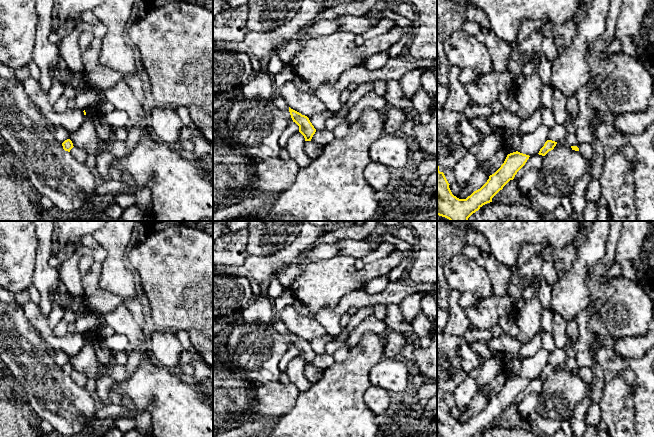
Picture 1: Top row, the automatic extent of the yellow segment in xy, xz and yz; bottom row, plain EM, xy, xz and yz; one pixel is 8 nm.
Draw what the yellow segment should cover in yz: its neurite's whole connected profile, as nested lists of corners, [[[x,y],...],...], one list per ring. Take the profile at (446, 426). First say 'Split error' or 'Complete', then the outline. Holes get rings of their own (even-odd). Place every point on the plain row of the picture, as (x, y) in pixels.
Complete. [[[518,375],[508,378],[501,391],[466,423],[459,423],[452,418],[450,408],[437,388],[437,437],[475,437],[483,429],[492,426],[492,422],[514,403],[529,381]]]

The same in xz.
Complete. [[[289,331],[289,336],[293,346],[299,350],[299,356],[304,360],[305,365],[311,365],[316,353],[310,346],[309,342],[301,337],[291,333]]]

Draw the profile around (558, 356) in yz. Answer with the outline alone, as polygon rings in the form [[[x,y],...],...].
[[[576,320],[567,321],[566,332],[569,342],[564,348],[556,348],[553,352],[549,353],[548,364],[555,366],[563,365],[564,361],[568,357],[567,348],[569,346],[575,346],[578,339],[579,329]]]

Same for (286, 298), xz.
[[[287,288],[284,289],[280,297],[272,300],[272,303],[276,309],[276,314],[271,324],[274,327],[274,329],[285,338],[289,347],[293,346],[293,344],[289,336],[289,330],[286,328],[285,324],[279,318],[279,311],[287,305],[292,305],[294,300],[295,298],[292,292],[290,291],[290,289]]]

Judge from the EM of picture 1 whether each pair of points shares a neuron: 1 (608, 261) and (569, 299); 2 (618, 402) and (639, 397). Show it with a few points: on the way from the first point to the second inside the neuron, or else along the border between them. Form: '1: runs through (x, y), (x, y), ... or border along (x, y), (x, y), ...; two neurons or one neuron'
1: border along (605, 254), (599, 262), (590, 268), (587, 274); two neurons
2: border along (635, 376), (632, 389), (634, 422); two neurons

